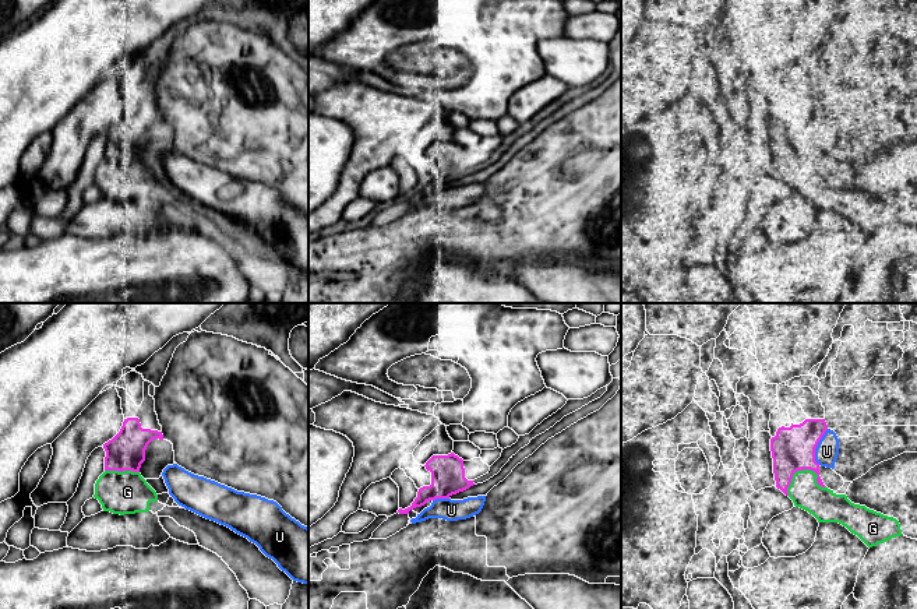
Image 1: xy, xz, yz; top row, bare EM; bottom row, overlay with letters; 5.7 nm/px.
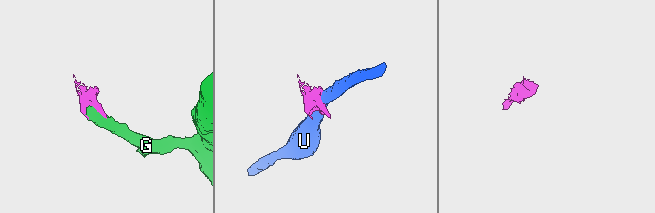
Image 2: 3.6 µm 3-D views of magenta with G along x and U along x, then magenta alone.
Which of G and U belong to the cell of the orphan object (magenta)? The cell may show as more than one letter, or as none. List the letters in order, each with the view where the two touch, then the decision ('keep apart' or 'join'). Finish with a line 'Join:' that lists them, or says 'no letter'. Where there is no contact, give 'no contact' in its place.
G: yz | join
U: yz | keep apart
Join: G

